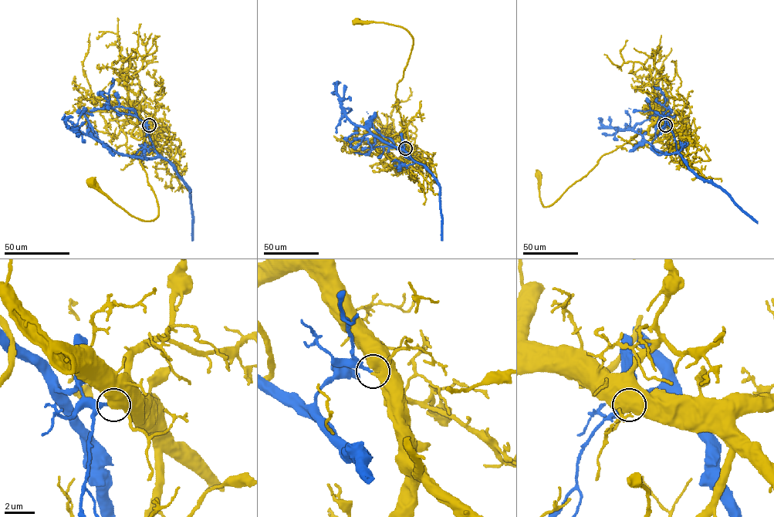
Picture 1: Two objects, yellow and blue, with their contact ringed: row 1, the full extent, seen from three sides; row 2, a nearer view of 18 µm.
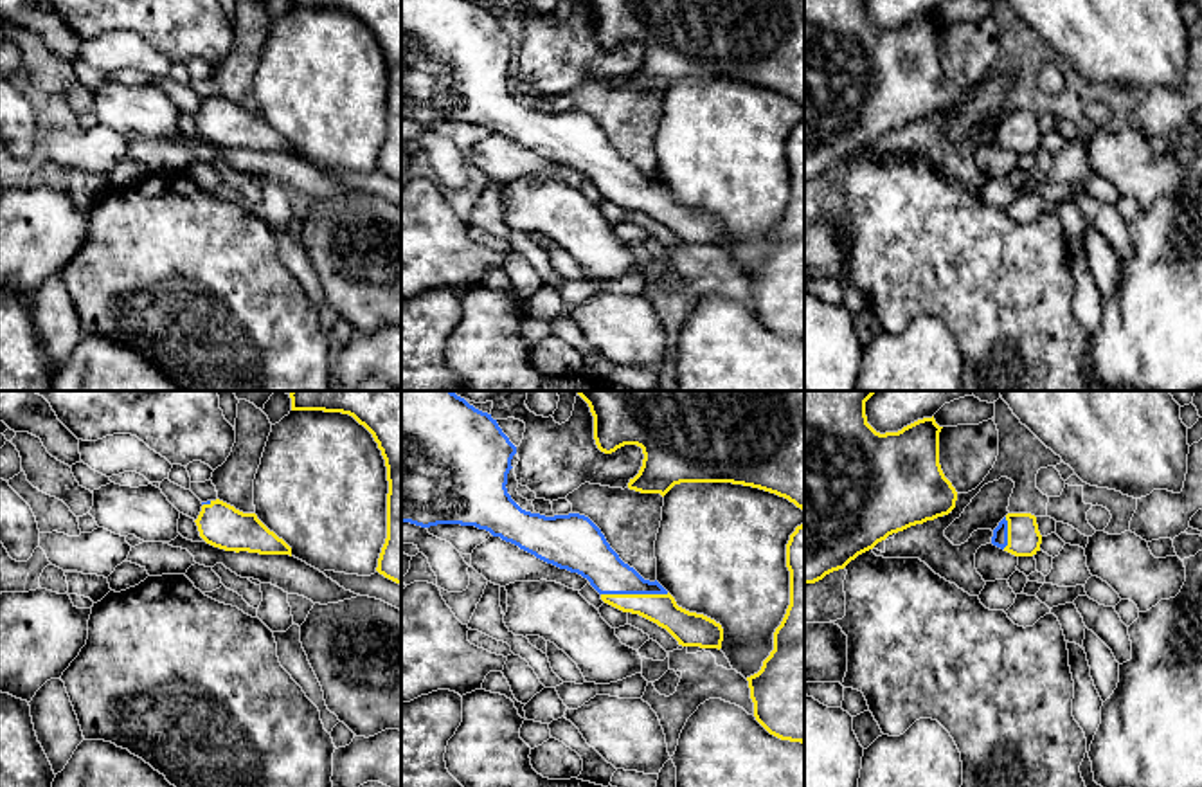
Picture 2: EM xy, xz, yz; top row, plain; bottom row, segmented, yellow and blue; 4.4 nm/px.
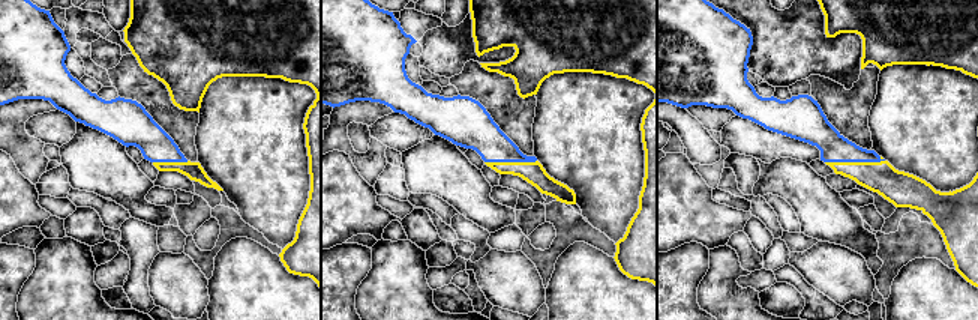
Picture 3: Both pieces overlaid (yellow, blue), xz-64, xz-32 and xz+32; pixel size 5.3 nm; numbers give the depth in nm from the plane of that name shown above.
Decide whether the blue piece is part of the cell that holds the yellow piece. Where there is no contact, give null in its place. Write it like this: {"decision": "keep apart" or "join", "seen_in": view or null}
{"decision": "keep apart", "seen_in": "xz"}

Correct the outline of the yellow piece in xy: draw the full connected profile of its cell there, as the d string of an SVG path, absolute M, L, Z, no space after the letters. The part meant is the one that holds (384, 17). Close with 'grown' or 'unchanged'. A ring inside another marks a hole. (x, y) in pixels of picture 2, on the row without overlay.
M292 0L292 7L353 13L378 40L387 63L387 135L376 167L401 182L401 0Z; unchanged

